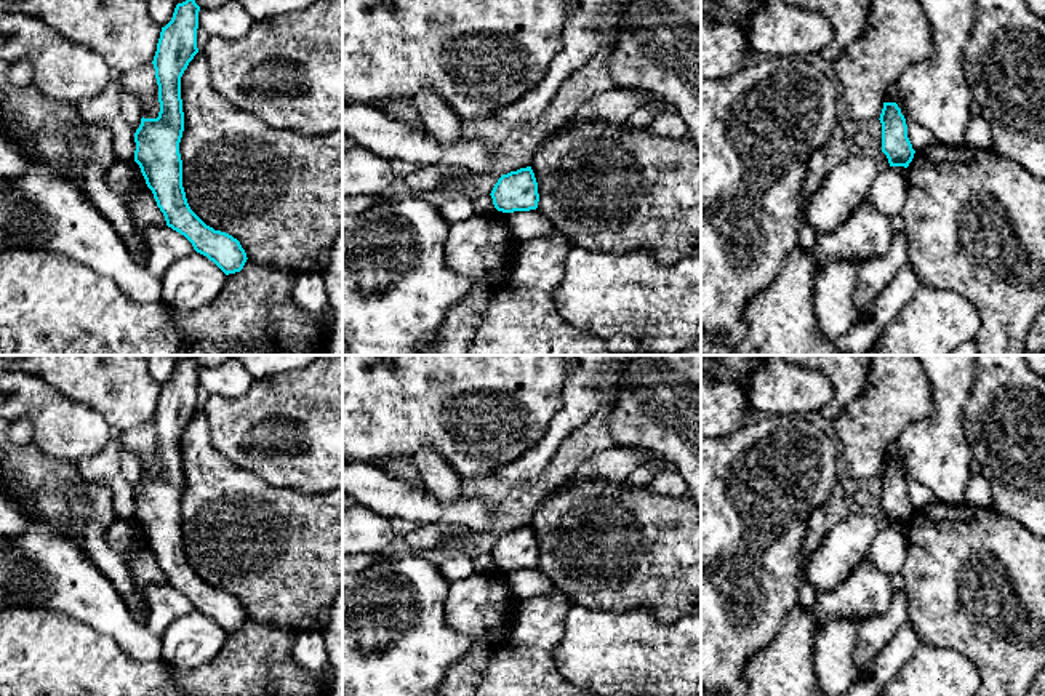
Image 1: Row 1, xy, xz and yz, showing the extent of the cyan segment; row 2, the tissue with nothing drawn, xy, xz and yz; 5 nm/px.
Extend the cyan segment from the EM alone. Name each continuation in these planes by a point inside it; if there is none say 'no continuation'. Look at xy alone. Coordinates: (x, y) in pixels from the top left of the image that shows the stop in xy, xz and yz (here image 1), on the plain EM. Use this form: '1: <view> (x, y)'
no continuation

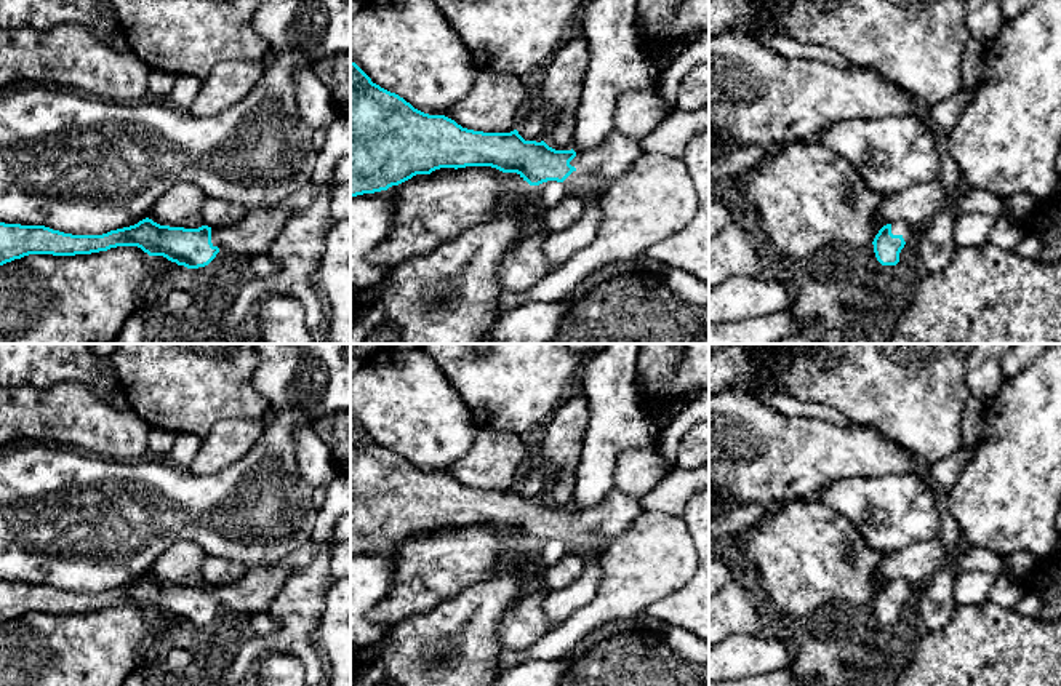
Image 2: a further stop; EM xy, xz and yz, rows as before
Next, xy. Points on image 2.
1: xy (255, 592)

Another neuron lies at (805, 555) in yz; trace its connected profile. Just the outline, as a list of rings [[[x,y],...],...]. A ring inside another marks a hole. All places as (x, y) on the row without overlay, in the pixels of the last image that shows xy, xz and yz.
[[[819,496],[768,509],[755,526],[735,539],[768,604],[800,620],[818,617],[831,603],[871,603],[883,585],[875,574],[888,553],[872,550],[858,528]]]

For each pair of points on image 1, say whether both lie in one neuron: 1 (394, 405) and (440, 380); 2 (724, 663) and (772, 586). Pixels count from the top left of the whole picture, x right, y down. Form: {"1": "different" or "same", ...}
{"1": "same", "2": "same"}

